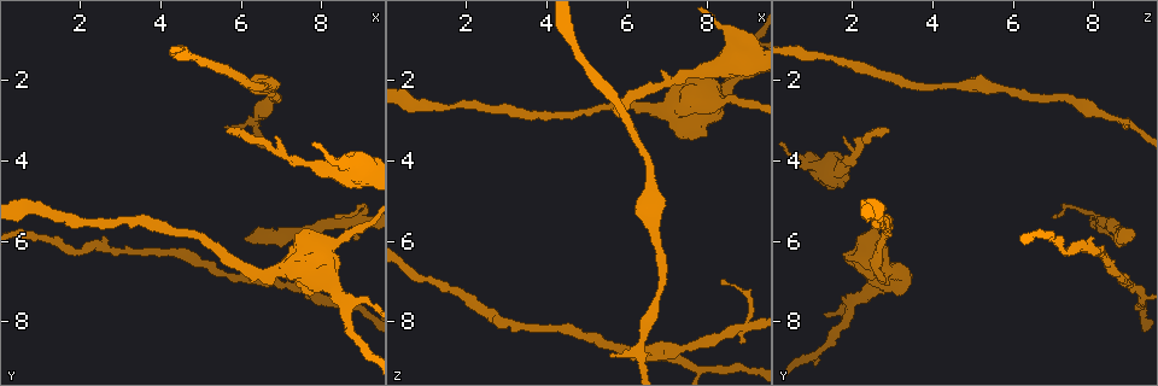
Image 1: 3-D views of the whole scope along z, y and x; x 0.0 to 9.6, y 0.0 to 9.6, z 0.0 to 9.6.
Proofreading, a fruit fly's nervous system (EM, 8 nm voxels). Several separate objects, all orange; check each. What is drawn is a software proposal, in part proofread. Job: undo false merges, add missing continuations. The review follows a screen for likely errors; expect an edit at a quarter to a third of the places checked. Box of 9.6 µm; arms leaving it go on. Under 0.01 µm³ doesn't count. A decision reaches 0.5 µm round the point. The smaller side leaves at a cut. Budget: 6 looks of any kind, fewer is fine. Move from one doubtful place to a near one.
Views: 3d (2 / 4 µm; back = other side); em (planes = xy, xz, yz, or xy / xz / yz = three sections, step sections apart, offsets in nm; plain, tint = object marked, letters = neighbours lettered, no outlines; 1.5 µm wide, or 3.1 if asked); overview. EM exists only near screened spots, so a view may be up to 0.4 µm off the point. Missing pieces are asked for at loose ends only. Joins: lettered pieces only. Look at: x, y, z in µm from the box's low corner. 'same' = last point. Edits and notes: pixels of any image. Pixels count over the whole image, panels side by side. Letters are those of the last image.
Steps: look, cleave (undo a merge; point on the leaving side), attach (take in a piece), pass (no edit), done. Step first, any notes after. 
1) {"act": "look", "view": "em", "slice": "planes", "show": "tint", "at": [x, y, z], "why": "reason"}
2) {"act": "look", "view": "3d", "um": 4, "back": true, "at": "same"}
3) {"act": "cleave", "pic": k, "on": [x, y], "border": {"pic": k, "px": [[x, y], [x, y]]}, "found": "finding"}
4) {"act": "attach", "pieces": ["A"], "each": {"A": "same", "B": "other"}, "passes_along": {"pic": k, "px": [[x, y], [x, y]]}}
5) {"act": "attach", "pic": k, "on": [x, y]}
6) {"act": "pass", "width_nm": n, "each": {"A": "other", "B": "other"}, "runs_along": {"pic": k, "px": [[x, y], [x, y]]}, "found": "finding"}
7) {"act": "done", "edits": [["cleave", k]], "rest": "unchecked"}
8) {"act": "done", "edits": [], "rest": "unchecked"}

{"act": "look", "view": "em", "slice": "xz", "step": 8, "show": "letters", "at": [5.75, 3.25, 2.95], "why": "an open end"}

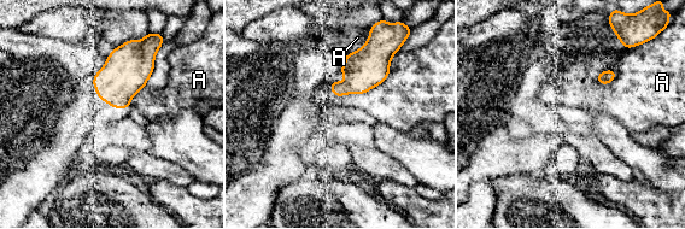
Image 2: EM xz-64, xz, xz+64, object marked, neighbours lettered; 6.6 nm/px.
{"act": "pass", "longest_contact_nm": ["A", 220], "each": {"A": "other"}, "border": {"pic": 2, "px": [[396, 52], [384, 82]]}, "found": "none of them fits"}

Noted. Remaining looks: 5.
{"act": "look", "view": "em", "slice": "planes", "show": "letters", "at": [6.50, 2.20, 4.85], "why": "calibre changes"}

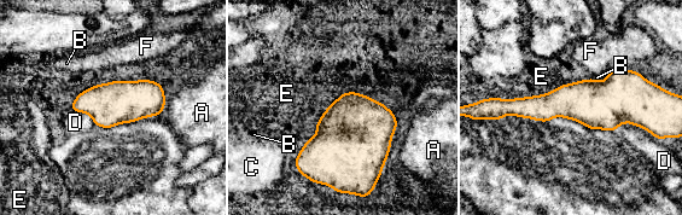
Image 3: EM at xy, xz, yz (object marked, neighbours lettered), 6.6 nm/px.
{"act": "pass", "each": {"A": "other", "B": "other", "C": "other", "D": "other", "E": "other", "F": "other"}, "border": {"pic": 3, "px": [[71, 109], [86, 112], [95, 125]]}, "found": "continuous, no second cell"}

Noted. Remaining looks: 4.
{"act": "look", "view": "em", "slice": "planes", "show": "letters", "at": [6.15, 5.95, 9.00], "why": "stops while still wide"}

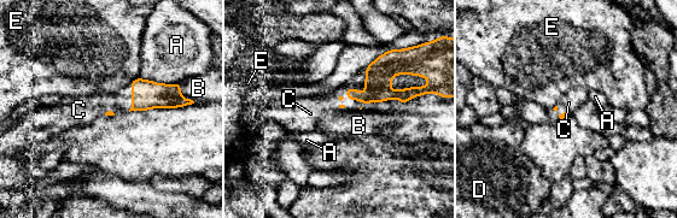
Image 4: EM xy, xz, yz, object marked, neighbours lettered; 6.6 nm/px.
{"act": "attach", "pic": 4, "on": [319, 107], "each": {"A": "other", "B": "other", "C": "same", "D": "other", "E": "other"}, "passes_along": {"pic": 4, "px": [[379, 74], [352, 99], [319, 107]]}, "found": "it goes on there"}

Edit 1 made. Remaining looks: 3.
{"act": "done", "edits": [["attach", 4]], "rest": "unchecked"}

